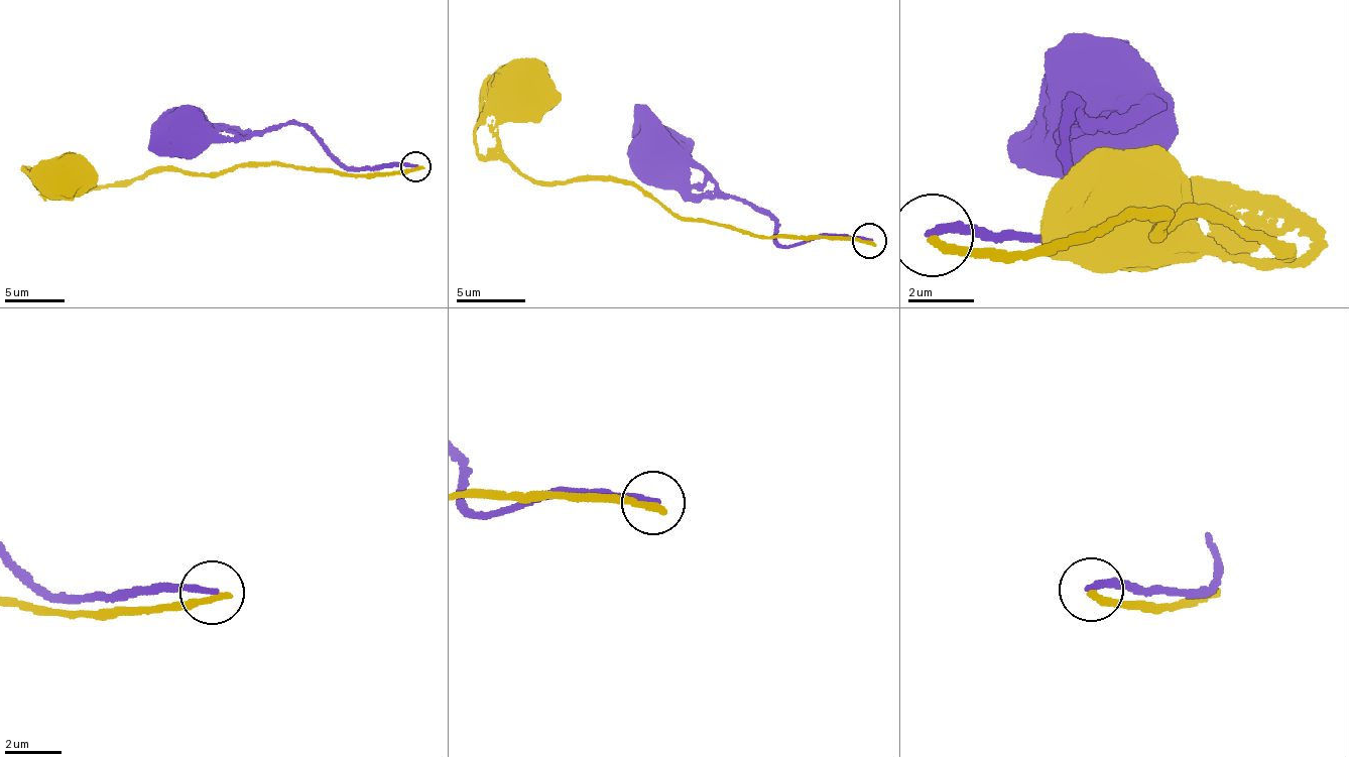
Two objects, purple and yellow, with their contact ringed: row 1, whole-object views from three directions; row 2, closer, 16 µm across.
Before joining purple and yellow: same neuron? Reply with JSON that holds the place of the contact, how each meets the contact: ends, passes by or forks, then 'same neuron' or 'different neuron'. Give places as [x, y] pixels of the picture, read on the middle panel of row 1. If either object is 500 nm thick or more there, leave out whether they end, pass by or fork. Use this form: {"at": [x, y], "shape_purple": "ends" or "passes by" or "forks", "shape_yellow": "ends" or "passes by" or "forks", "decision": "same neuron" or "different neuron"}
{"at": [869, 240], "shape_purple": "ends", "shape_yellow": "ends", "decision": "different neuron"}

